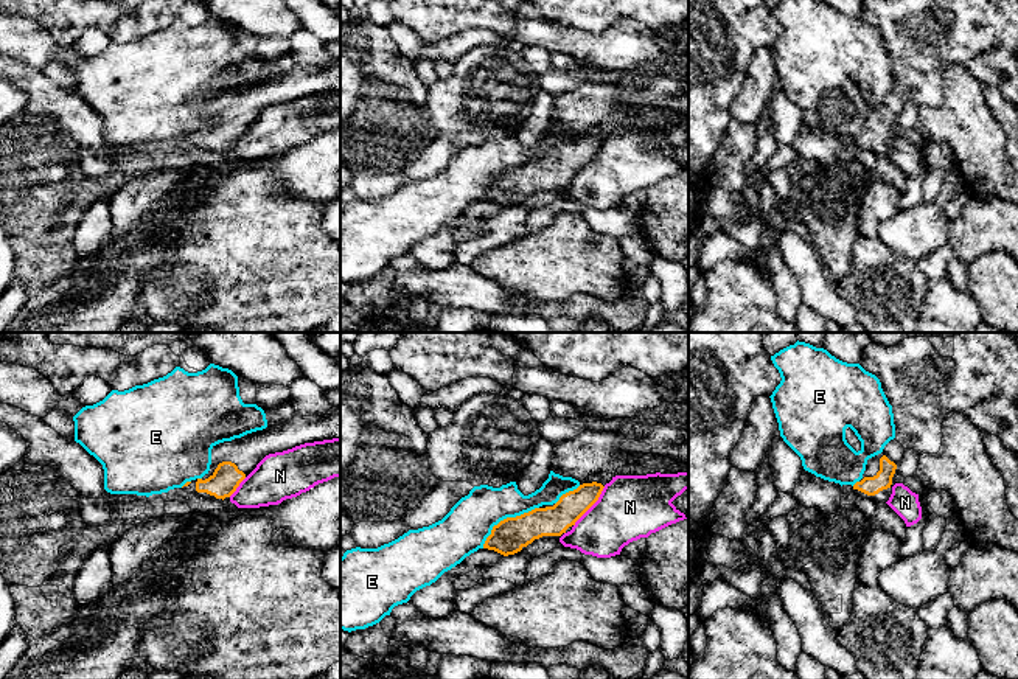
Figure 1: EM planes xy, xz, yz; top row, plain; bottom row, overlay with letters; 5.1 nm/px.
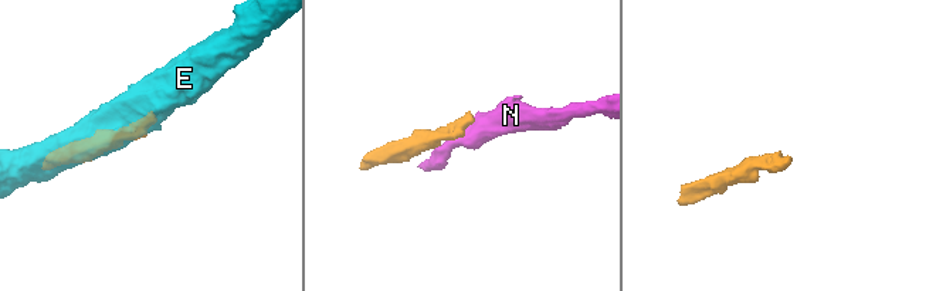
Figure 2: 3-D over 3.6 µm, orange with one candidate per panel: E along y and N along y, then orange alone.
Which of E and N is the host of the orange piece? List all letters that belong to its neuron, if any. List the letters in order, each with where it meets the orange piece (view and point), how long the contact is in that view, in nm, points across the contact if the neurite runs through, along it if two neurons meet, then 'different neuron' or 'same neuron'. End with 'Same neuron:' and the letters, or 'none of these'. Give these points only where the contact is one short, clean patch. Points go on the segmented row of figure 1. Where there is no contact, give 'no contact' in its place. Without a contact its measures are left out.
E: meets orange in xz at (507, 518); contact 360 nm long; different neuron
N: meets orange in xz at (591, 505); contact 260 nm long; different neuron
Same neuron: none of these

